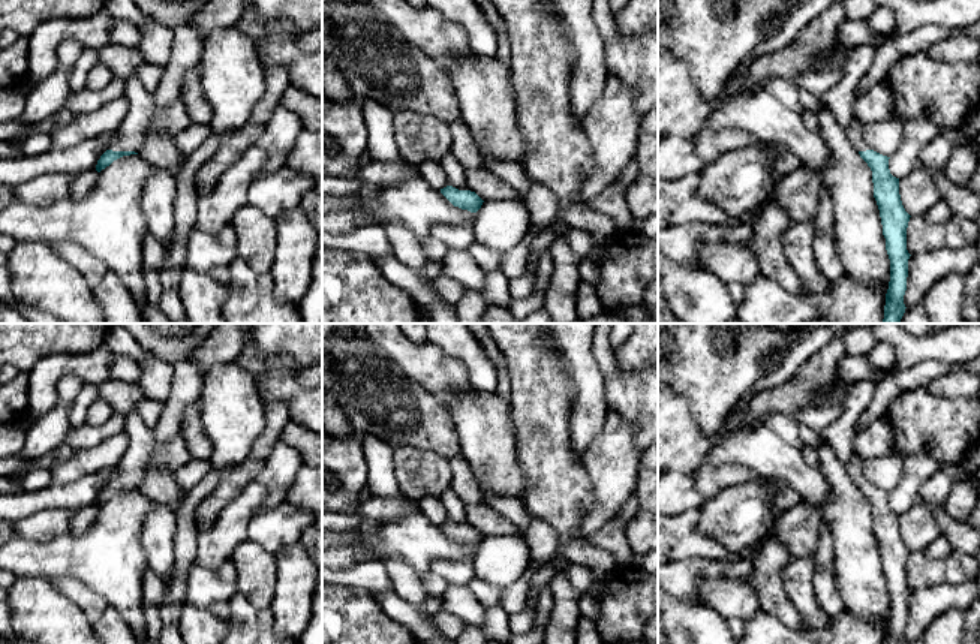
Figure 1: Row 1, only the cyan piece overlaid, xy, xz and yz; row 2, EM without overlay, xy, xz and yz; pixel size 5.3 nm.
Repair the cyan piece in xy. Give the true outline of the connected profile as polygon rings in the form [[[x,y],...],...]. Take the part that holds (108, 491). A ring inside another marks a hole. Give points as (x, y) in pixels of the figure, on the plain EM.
[[[133,409],[124,418],[124,433],[129,437],[129,446],[117,464],[117,475],[97,496],[97,508],[123,491],[138,490],[142,482],[145,466],[154,448],[154,431]]]

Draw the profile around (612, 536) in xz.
[[[632,493],[620,509],[587,538],[589,544],[608,551],[614,557],[617,568],[634,565],[625,529],[635,512],[637,496]]]

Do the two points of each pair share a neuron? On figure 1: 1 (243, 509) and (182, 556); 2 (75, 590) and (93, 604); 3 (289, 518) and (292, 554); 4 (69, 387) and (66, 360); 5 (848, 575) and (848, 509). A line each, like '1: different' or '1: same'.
1: different
2: same
3: different
4: different
5: same

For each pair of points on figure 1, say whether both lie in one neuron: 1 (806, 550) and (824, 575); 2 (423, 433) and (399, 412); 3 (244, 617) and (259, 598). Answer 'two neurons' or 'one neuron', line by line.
1: two neurons
2: one neuron
3: two neurons

